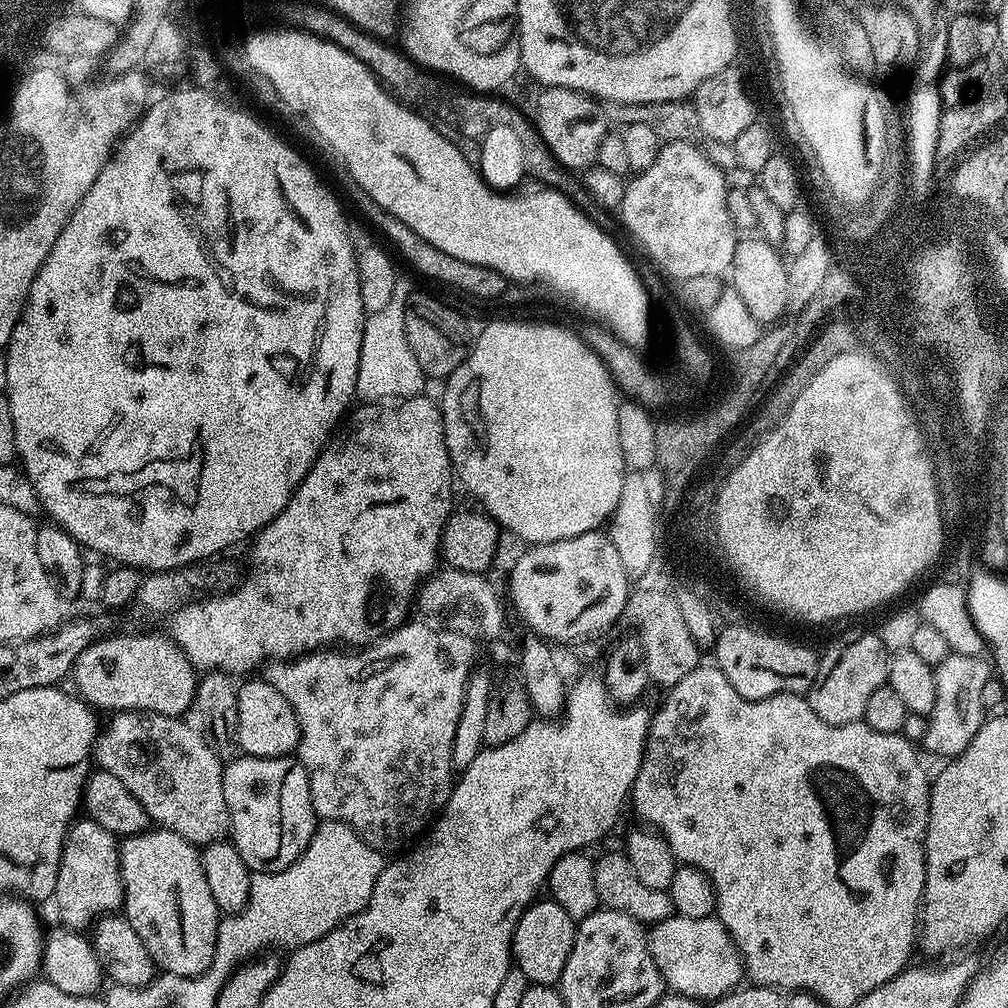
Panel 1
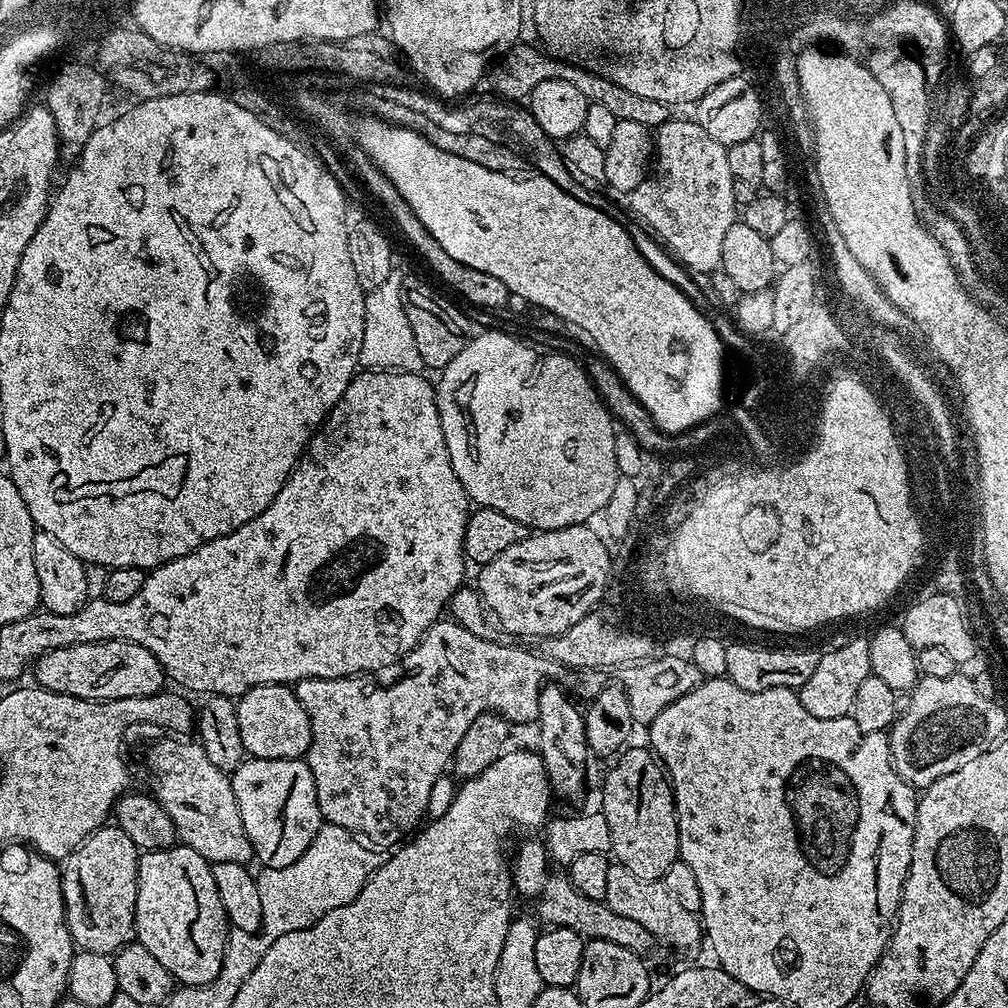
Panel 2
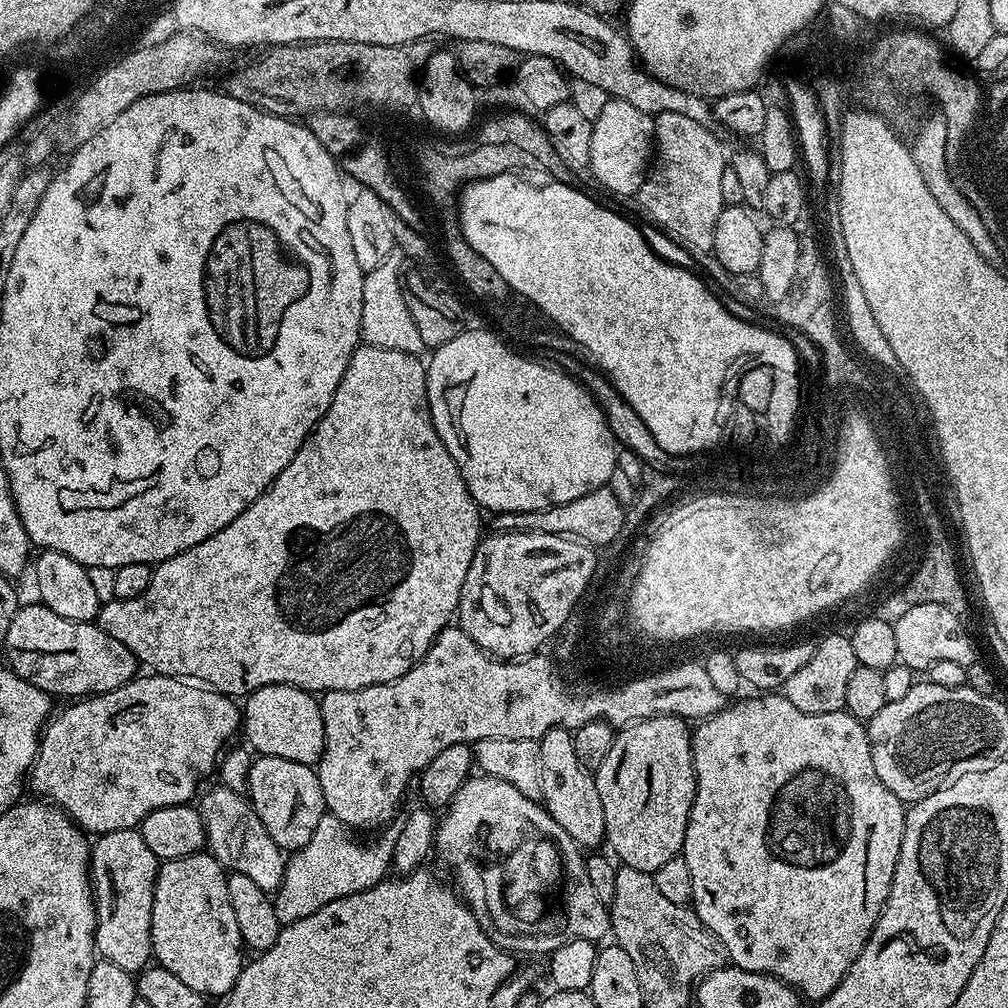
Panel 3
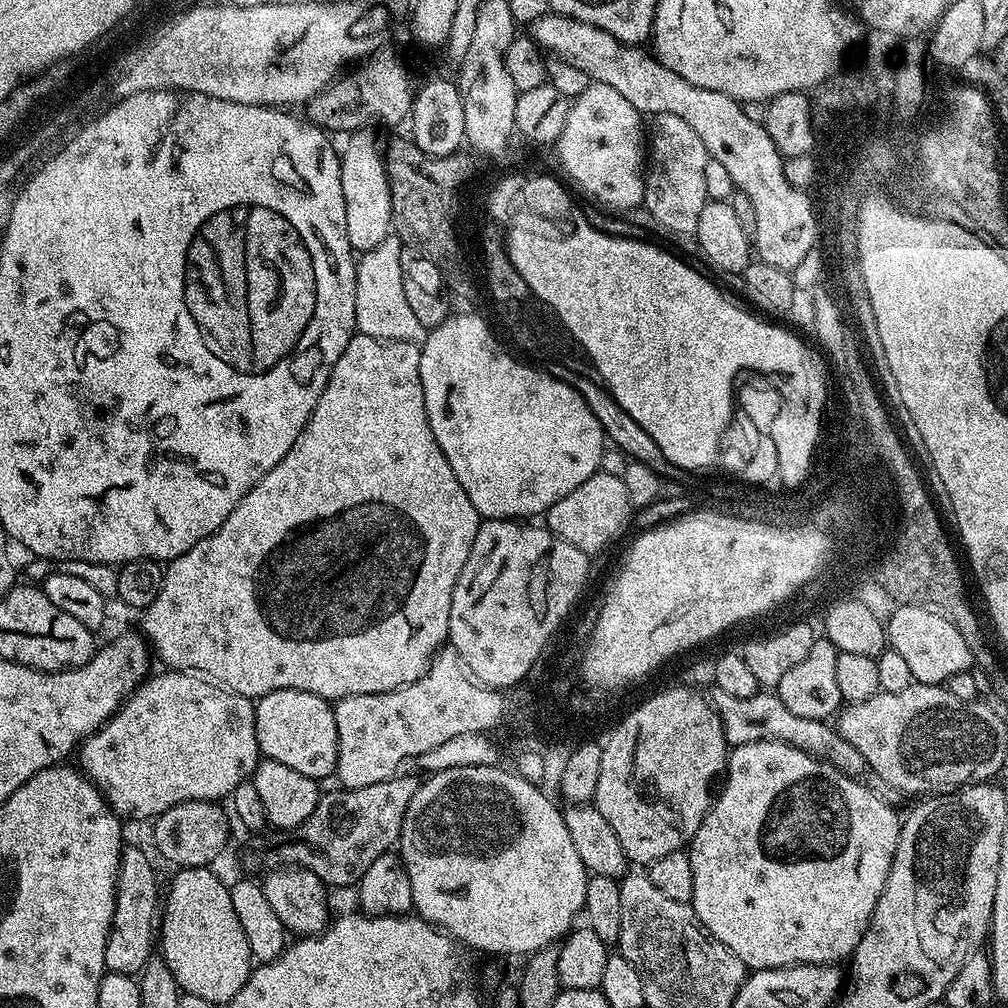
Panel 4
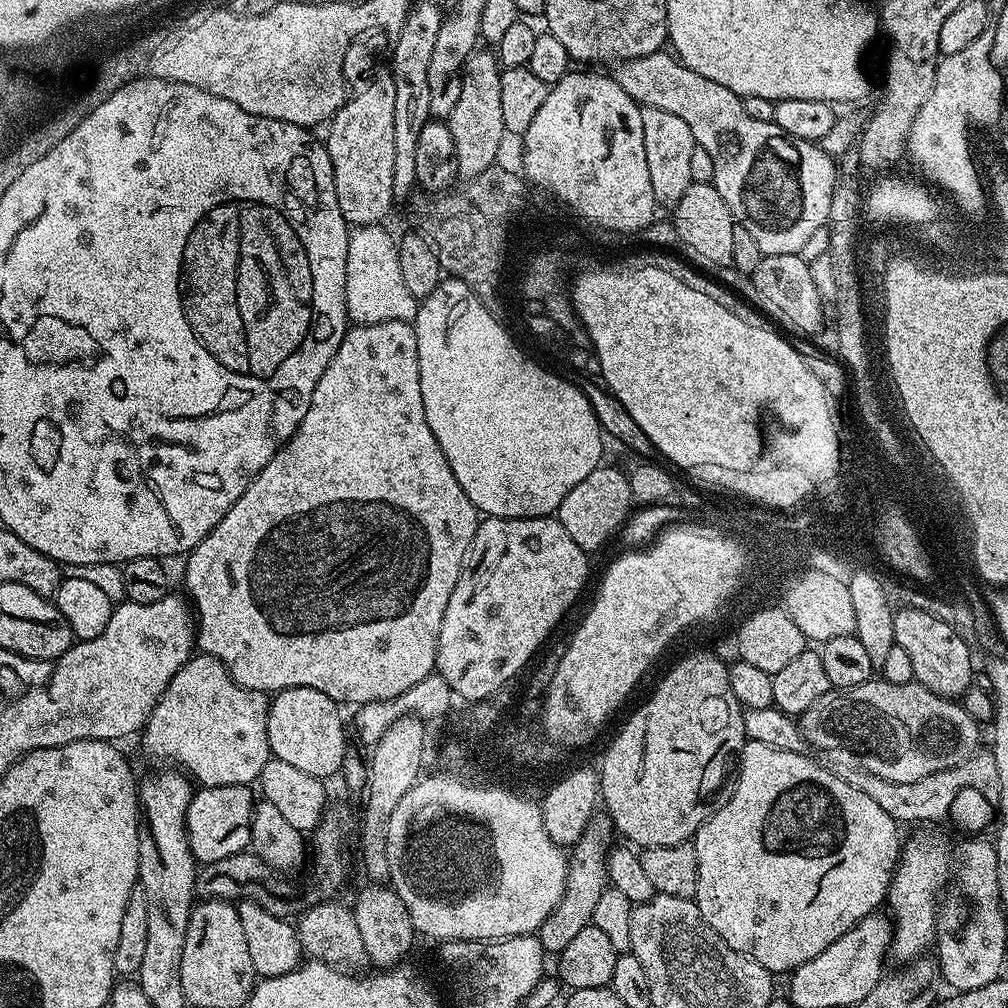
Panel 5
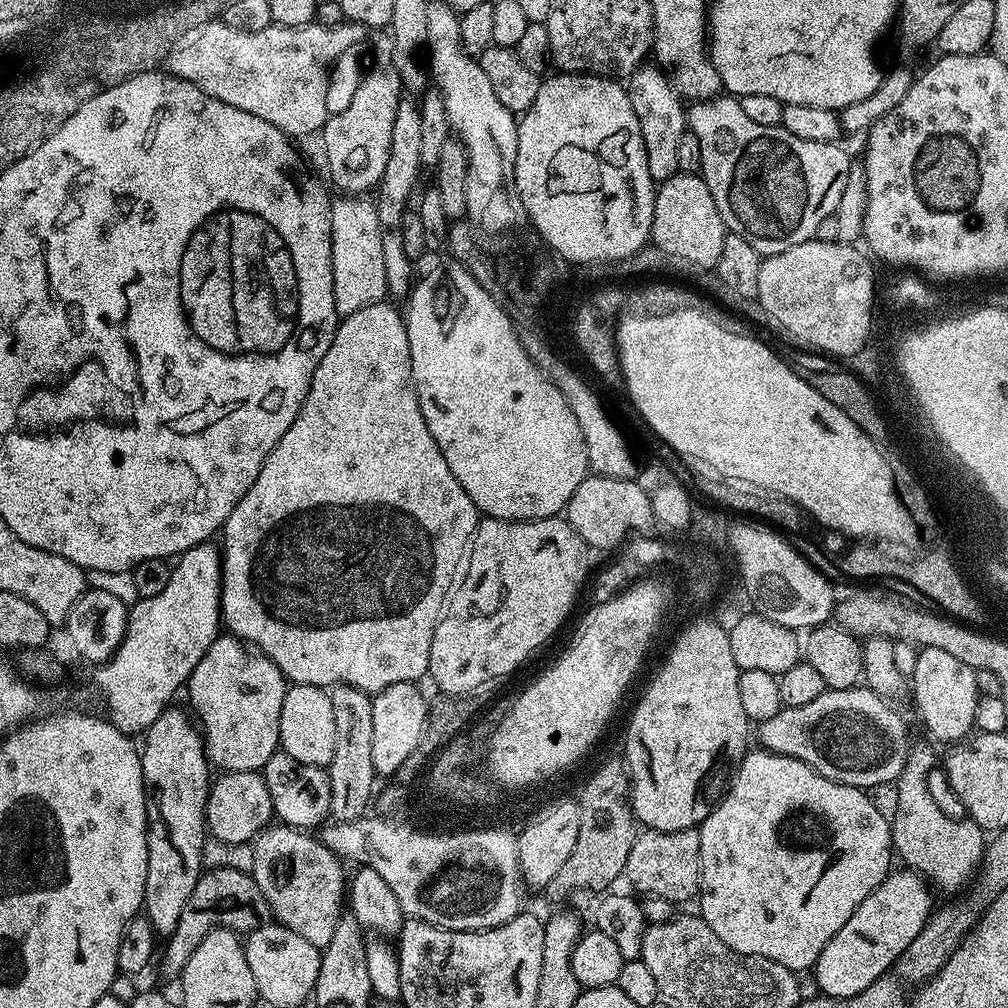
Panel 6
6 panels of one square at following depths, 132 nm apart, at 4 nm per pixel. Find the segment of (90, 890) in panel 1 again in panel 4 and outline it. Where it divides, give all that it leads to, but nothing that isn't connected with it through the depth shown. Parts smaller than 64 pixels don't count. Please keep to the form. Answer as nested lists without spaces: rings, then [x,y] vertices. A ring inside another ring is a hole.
[[[125,847],[120,853],[120,869],[116,879],[116,905],[110,934],[106,938],[105,969],[109,972],[136,976],[144,971],[149,960],[154,956],[154,941],[158,936],[158,913],[162,908],[162,888],[156,885],[156,868],[152,860],[140,848]]]

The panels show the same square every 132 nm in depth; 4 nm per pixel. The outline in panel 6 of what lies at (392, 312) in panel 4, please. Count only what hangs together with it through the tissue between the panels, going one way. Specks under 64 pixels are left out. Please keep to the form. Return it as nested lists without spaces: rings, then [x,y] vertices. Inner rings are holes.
[[[340,194],[332,200],[330,226],[332,227],[332,269],[334,270],[334,306],[337,317],[343,318],[362,310],[362,306],[379,304],[388,296],[386,270],[382,263],[382,226],[378,222],[375,203],[356,194]]]

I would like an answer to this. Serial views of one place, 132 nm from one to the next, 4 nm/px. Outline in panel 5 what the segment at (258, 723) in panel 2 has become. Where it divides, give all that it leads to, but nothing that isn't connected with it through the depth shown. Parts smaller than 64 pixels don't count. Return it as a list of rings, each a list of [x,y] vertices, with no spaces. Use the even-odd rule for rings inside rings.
[[[287,688],[275,693],[268,706],[268,750],[275,759],[287,762],[314,778],[327,781],[344,767],[344,757],[349,755],[348,740],[344,737],[344,720],[340,717],[341,705],[331,700],[322,690]]]

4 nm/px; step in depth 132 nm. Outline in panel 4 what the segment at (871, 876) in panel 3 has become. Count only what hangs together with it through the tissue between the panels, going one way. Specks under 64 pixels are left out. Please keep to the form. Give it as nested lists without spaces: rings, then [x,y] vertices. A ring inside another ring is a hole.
[[[777,740],[735,745],[728,753],[726,779],[723,784],[724,789],[721,792],[719,789],[712,808],[706,814],[702,826],[698,826],[687,849],[690,866],[694,870],[694,898],[691,906],[704,929],[736,955],[748,970],[788,968],[792,964],[836,964],[841,962],[840,960],[847,961],[866,934],[868,923],[874,914],[874,906],[878,906],[878,898],[890,874],[902,823],[901,817],[899,815],[896,817],[897,809],[886,803],[882,797],[872,793],[859,780],[852,780],[839,772],[827,760],[799,752],[794,746]]]

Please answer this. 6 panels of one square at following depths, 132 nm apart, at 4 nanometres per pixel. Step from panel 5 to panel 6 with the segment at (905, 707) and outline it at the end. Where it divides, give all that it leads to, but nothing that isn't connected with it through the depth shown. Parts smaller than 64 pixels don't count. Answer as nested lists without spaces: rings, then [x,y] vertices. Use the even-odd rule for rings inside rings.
[[[866,687],[829,688],[806,706],[783,707],[774,718],[766,718],[758,725],[759,747],[798,758],[798,762],[806,762],[806,766],[839,784],[873,790],[879,784],[891,785],[906,766],[908,724],[896,712],[893,705]]]

